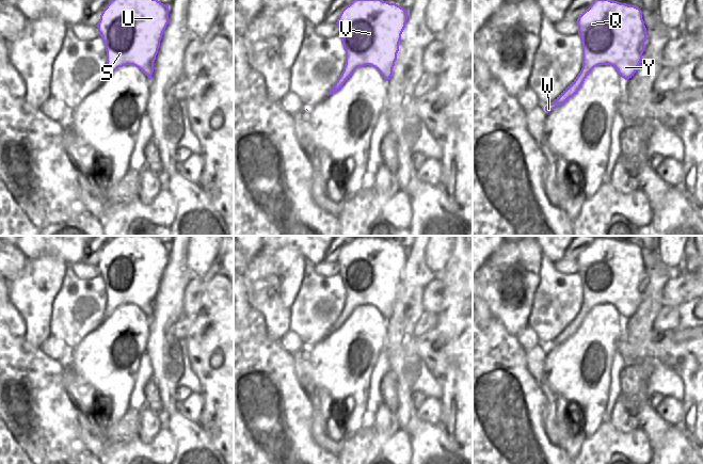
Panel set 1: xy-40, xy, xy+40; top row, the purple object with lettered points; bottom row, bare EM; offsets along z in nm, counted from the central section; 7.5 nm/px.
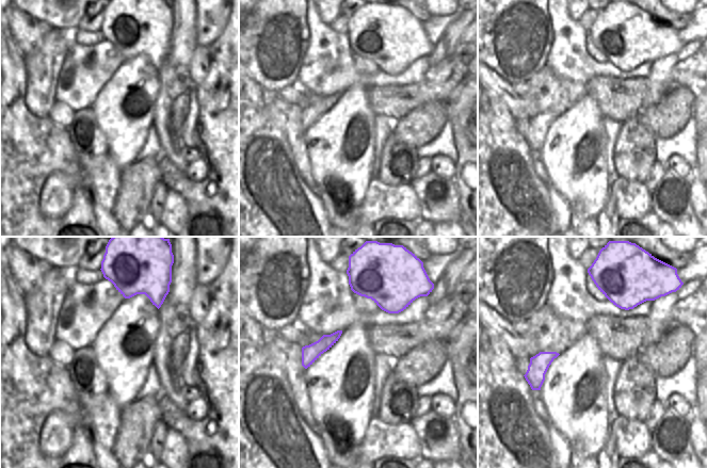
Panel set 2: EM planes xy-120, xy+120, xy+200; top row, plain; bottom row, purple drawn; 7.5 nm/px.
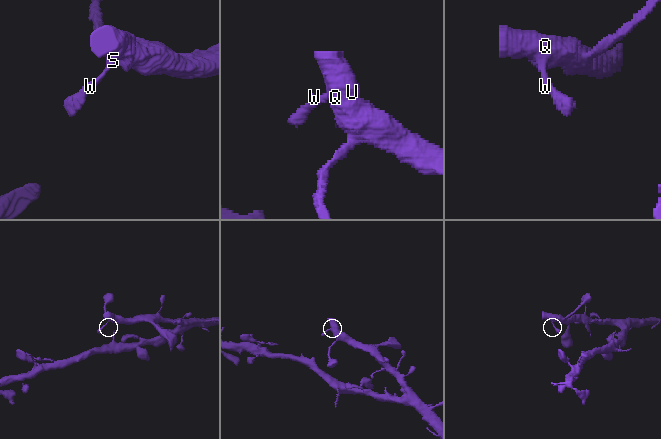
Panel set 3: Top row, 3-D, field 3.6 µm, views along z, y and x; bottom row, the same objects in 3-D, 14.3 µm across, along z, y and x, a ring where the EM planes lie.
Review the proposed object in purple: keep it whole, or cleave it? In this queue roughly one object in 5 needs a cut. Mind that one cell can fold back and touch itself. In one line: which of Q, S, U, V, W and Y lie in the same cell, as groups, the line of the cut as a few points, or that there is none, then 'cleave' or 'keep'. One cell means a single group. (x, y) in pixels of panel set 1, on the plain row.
Q S U V W Y; no cut; keep

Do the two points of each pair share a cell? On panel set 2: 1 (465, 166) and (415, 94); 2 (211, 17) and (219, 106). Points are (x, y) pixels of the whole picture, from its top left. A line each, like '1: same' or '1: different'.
1: same
2: different

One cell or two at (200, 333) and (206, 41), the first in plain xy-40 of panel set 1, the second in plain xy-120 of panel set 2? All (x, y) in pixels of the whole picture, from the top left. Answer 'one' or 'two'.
two

